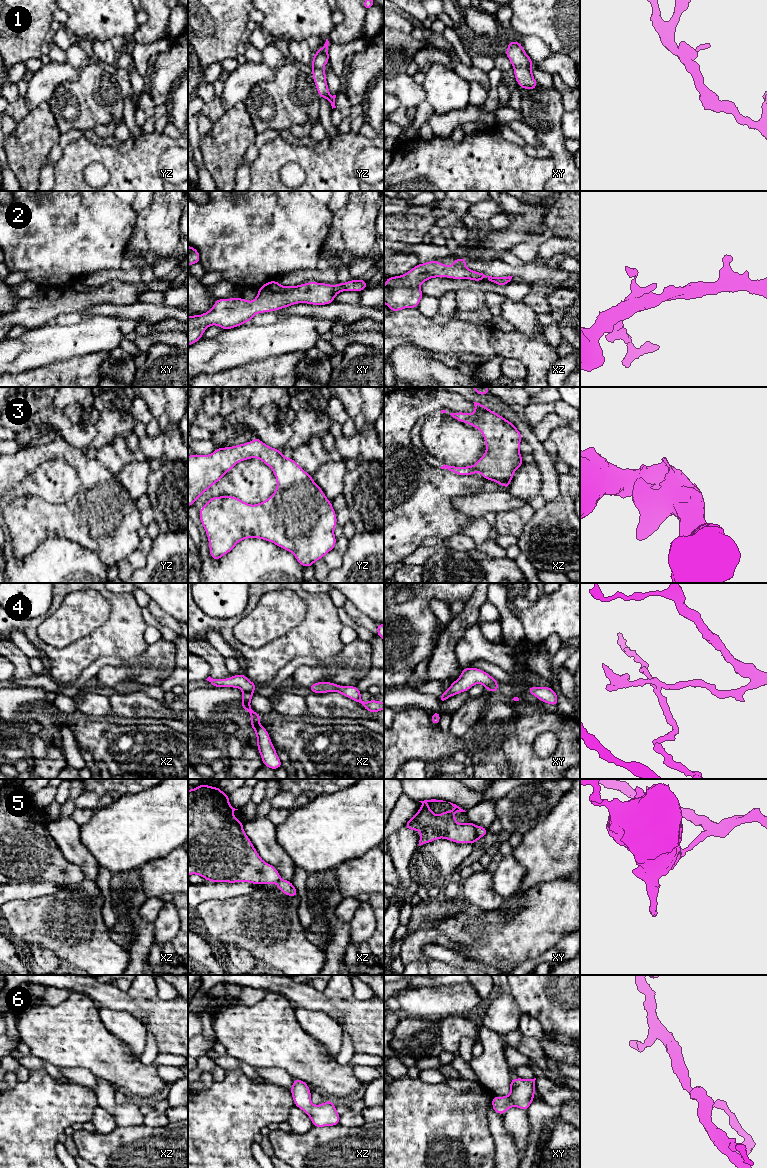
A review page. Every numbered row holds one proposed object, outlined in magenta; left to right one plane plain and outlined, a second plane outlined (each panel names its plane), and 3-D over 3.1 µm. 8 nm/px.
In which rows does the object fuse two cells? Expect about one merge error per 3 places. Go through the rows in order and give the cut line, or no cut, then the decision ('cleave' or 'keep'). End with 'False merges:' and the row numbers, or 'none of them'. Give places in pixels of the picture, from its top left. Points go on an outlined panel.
1: no cut; keep
2: no cut; keep
3: no cut; keep
4: cut in xz along (243, 692), (250, 692), (252, 694); cleave
5: cut in xy along (474, 825), (478, 838); cleave
6: no cut; keep
False merges: 4, 5

